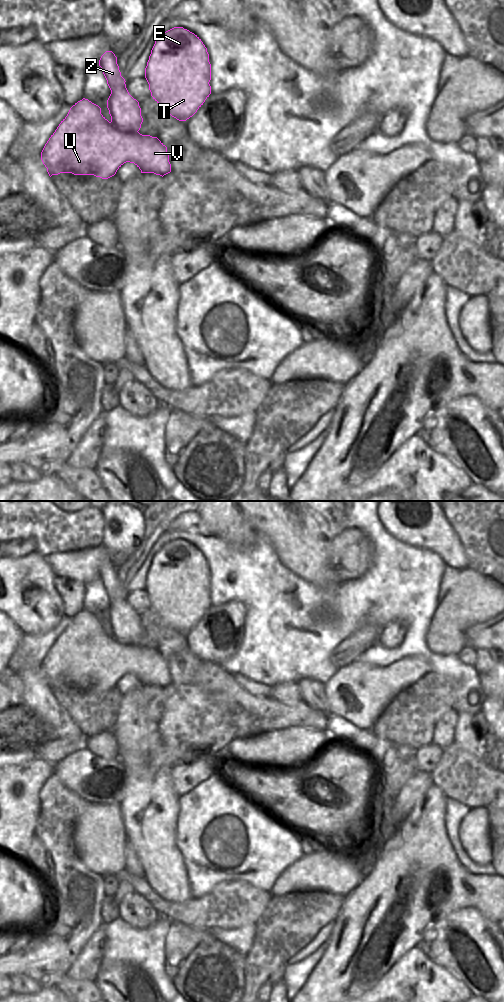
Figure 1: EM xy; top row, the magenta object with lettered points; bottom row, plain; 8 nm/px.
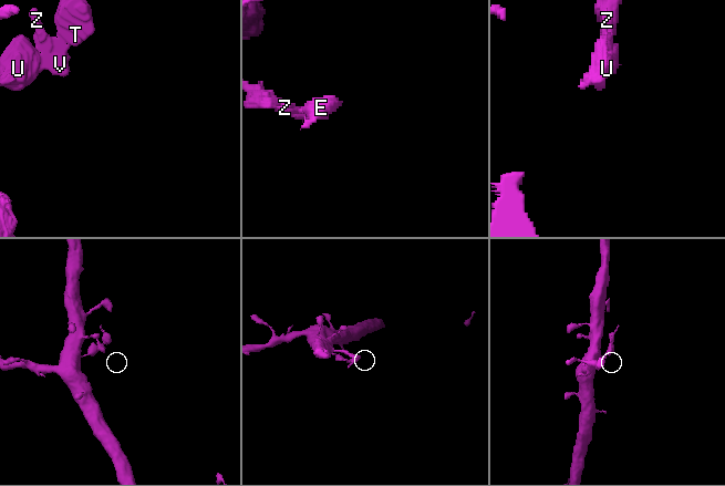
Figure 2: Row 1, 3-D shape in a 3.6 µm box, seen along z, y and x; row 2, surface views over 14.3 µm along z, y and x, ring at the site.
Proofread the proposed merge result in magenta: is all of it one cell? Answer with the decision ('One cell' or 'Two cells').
Two cells

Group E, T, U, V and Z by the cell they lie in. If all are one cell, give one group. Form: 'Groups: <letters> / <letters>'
Groups: E T V Z / U

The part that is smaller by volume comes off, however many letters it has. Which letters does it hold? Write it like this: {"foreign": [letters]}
{"foreign": ["E", "T", "V", "Z"]}

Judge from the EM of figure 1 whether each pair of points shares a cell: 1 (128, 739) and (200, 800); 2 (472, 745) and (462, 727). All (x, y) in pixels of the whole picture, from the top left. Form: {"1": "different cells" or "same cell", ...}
{"1": "different cells", "2": "same cell"}

